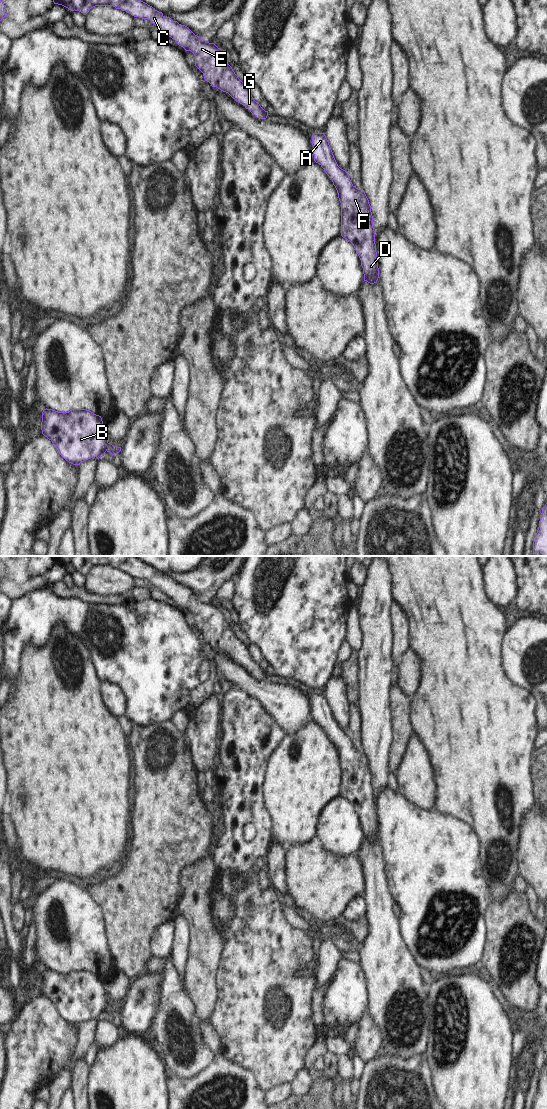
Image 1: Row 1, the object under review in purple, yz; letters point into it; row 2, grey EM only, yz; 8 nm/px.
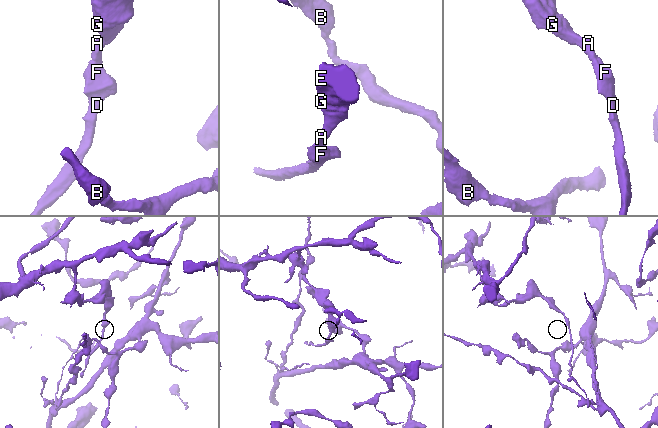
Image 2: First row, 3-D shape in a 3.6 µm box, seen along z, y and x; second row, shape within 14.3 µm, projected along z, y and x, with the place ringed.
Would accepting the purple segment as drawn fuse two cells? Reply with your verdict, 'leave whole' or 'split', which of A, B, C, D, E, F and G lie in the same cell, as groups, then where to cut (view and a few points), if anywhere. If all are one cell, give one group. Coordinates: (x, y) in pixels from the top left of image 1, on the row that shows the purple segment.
leave whole; A B C D E F G; no cut

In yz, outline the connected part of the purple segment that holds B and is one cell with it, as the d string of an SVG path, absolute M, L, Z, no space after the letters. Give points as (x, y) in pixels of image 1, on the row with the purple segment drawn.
M46 408L42 412L41 430L73 465L93 457L99 459L106 451L112 455L121 451L121 447L108 442L101 416L86 409L58 412Z

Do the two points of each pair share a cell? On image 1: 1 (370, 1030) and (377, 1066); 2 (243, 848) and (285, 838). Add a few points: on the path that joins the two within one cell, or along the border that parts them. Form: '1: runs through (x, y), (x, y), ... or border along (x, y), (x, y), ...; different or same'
1: border along (380, 1052), (365, 1064); different
2: border along (270, 817), (273, 840); different

